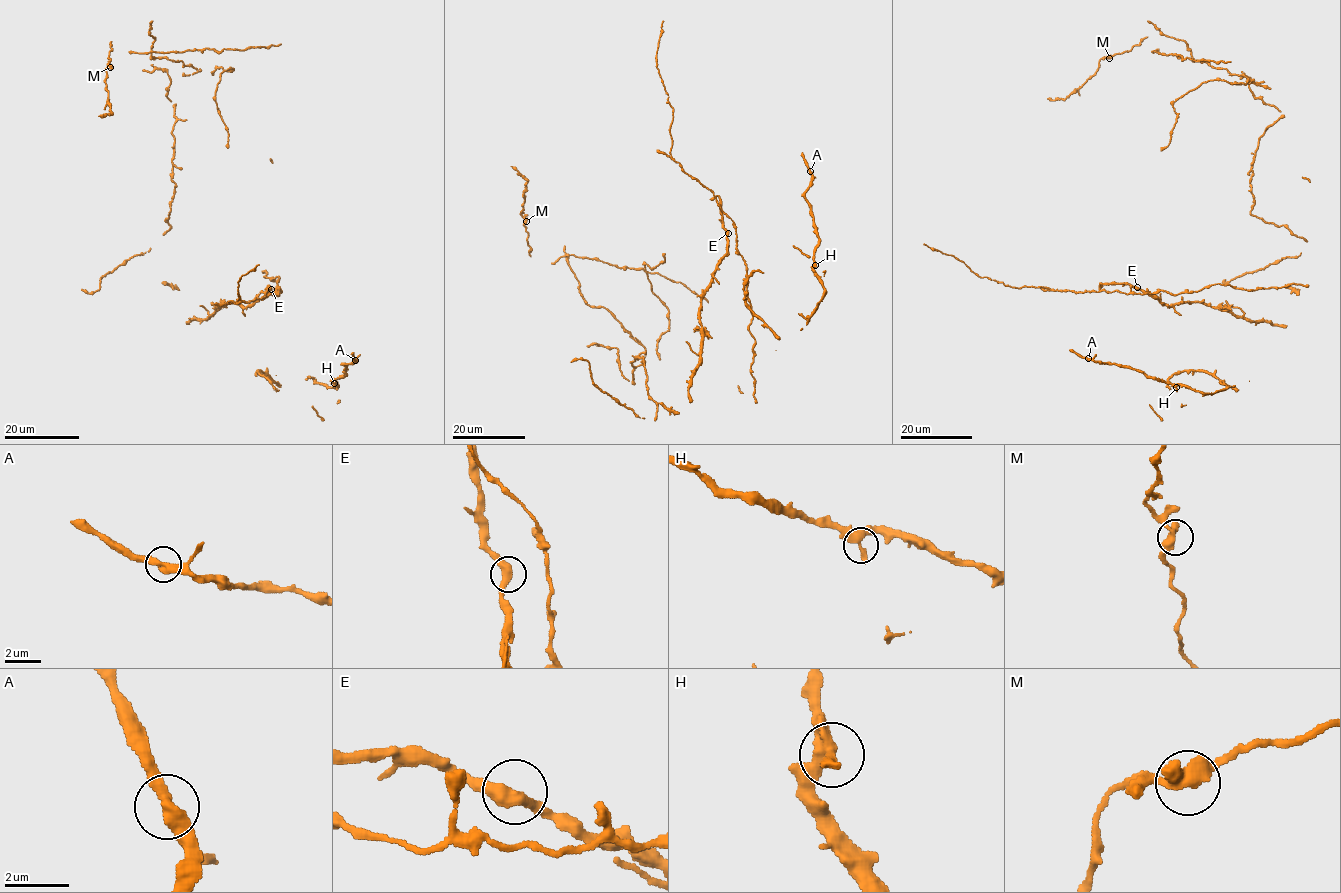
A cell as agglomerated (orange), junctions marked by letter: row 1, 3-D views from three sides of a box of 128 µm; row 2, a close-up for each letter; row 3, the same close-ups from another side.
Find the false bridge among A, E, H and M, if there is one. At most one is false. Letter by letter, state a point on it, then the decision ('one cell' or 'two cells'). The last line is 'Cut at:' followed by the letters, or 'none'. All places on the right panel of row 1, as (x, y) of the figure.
A: at (1088, 358); one cell
E: at (1137, 287); one cell
H: at (1176, 387); one cell
M: at (1109, 58); one cell
Cut at: none

